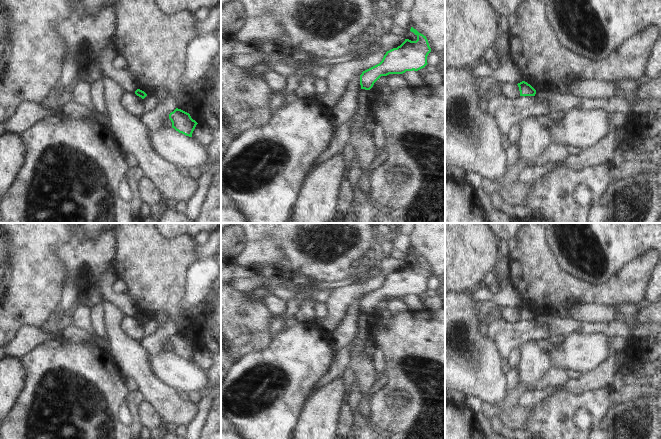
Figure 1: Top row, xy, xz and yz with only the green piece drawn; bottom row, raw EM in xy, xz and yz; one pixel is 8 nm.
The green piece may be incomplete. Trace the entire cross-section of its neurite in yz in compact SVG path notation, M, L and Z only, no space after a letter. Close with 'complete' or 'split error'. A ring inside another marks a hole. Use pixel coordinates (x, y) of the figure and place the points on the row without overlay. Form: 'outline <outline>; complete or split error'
outline M522 305L517 308L520 315L520 320L535 320L536 314L527 306Z; complete

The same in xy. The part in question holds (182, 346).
outline M178 332L169 338L169 343L172 346L172 352L189 361L192 361L192 357L198 348L189 337Z; complete

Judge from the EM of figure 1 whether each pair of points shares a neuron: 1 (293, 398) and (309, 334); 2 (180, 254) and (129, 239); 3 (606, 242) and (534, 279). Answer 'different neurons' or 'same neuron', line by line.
1: same neuron
2: same neuron
3: different neurons

